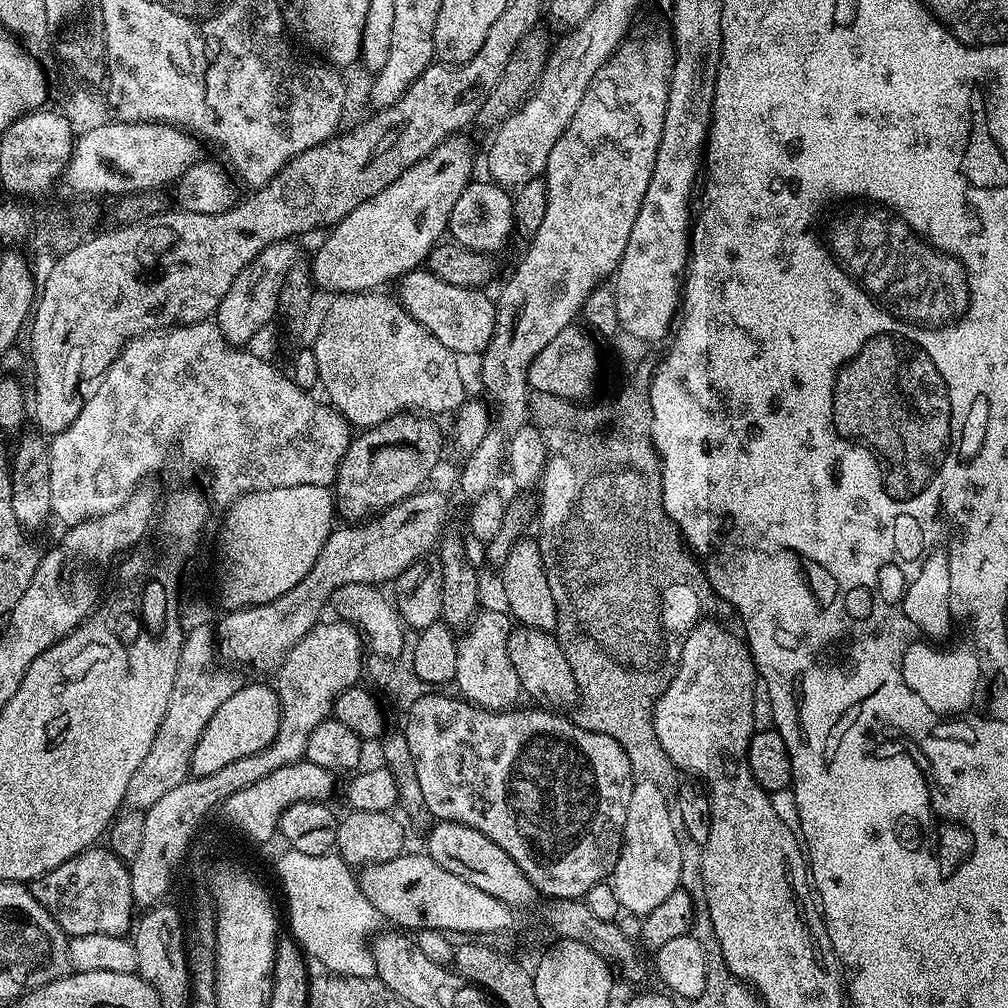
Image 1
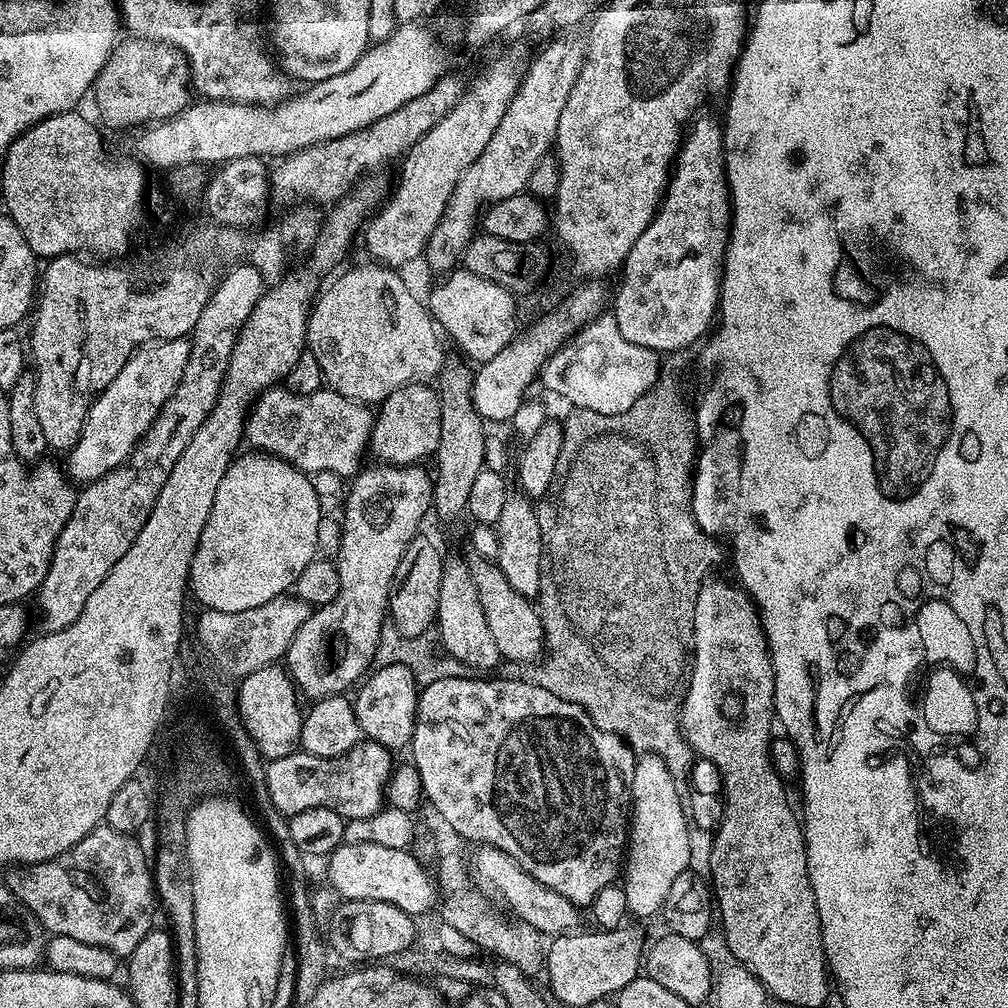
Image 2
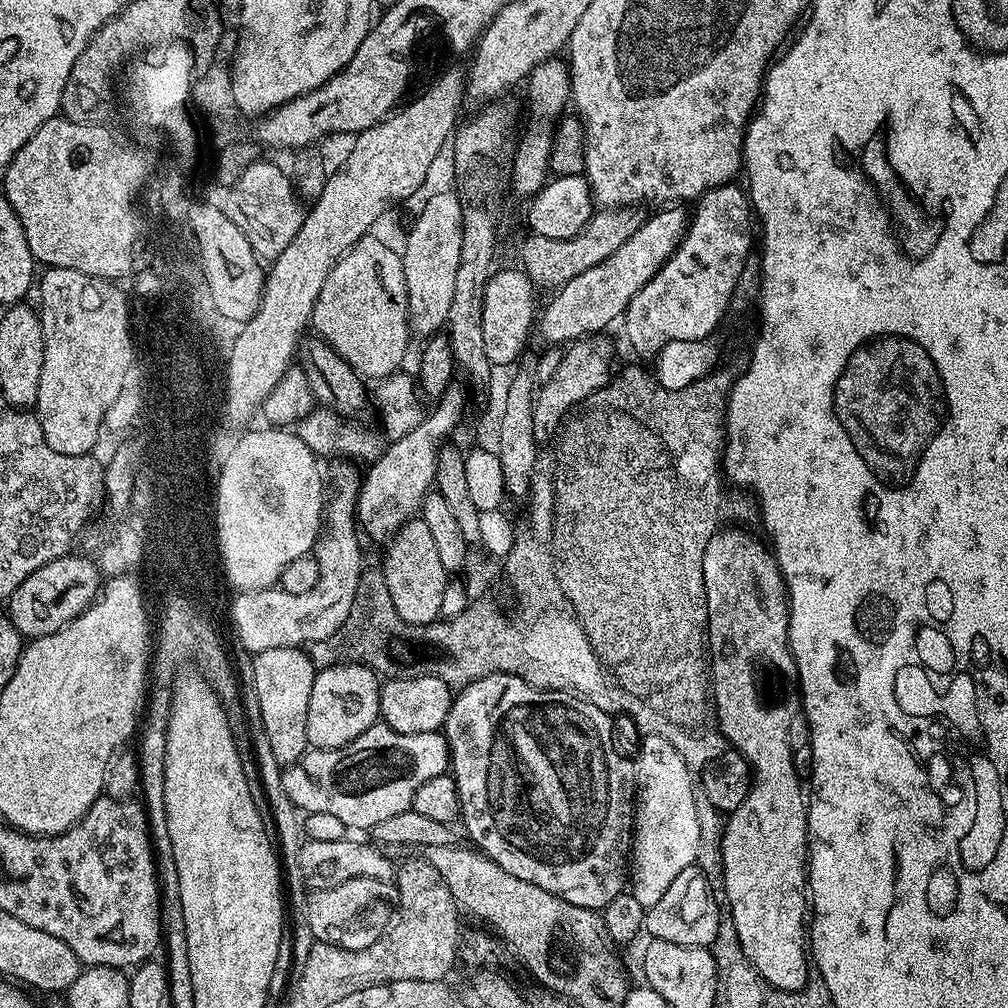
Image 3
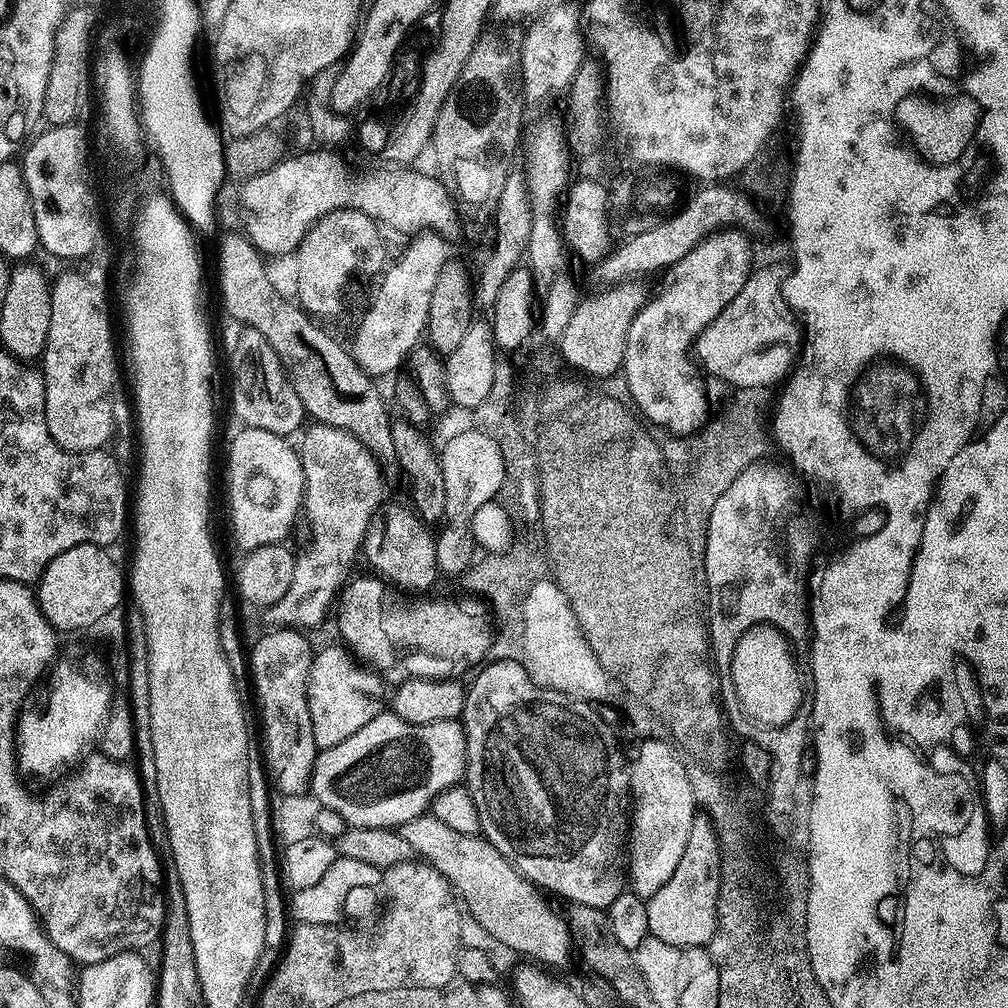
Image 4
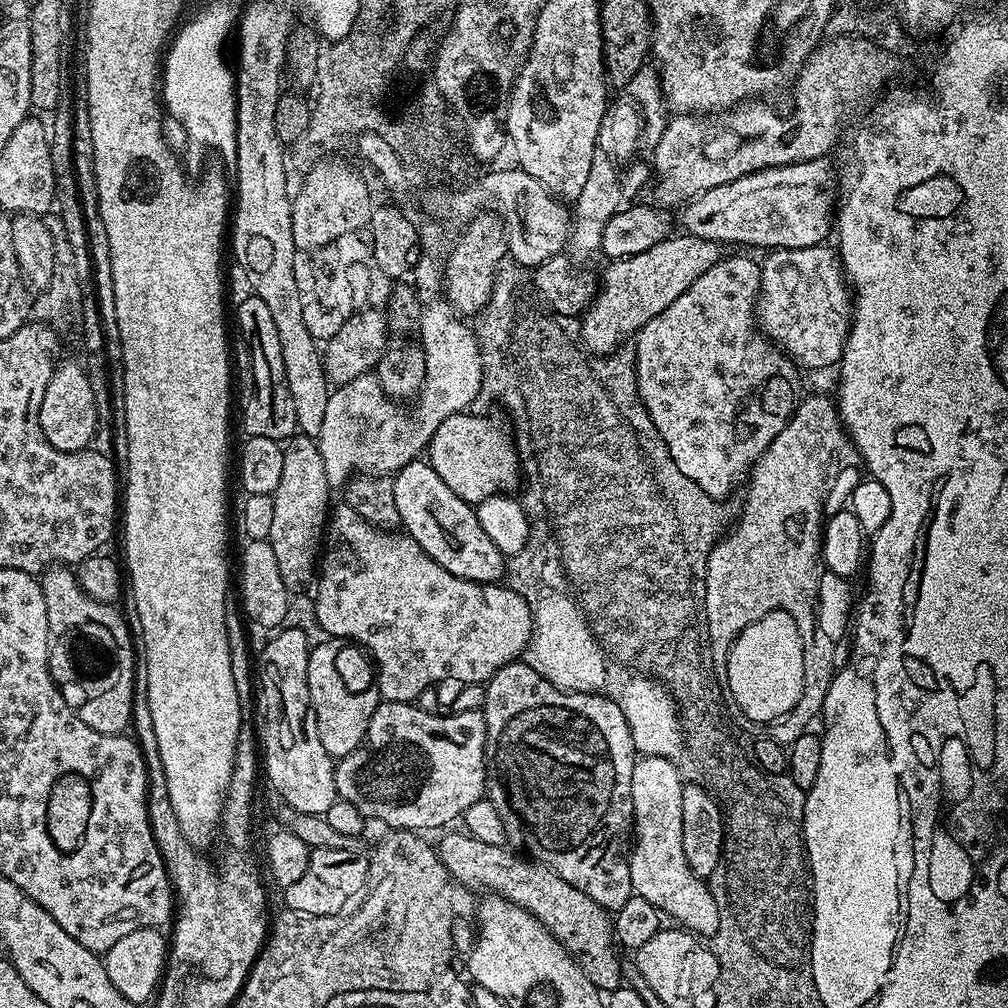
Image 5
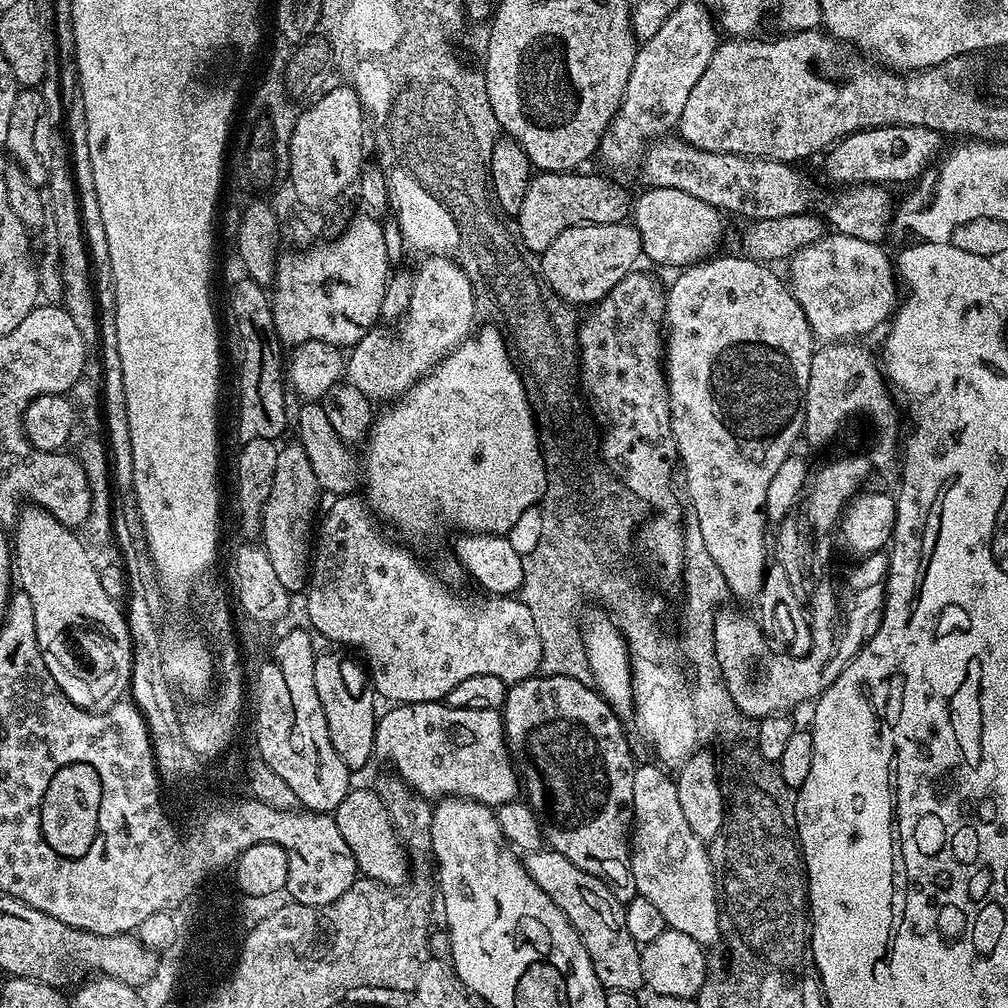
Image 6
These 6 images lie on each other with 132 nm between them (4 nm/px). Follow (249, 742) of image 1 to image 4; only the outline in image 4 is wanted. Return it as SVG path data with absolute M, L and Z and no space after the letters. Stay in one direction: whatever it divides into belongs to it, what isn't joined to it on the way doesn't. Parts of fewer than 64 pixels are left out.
M287 626L271 630L273 632L265 631L252 644L252 680L256 683L256 696L264 707L264 760L277 793L304 794L312 783L312 767L318 751L308 705L308 675L313 653L303 631Z

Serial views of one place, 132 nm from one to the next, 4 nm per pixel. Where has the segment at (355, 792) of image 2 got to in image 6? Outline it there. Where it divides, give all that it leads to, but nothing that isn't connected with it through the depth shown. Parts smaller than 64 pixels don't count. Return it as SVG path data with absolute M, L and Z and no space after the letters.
M444 702L389 708L374 724L374 756L393 764L395 775L418 795L476 800L493 810L521 795L522 781L504 739L500 712L450 708Z

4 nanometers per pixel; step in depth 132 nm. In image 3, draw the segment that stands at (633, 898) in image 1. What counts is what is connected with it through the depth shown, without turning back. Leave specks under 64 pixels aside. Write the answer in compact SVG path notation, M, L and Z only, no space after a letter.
M645 735L644 745L640 753L634 756L636 766L637 793L634 797L634 831L632 833L632 847L630 849L630 891L638 902L647 910L666 894L670 882L682 874L682 870L693 867L697 863L696 855L700 852L700 812L696 809L698 792L694 787L694 780L690 777L690 769L686 762L682 762L682 754L666 742L661 736Z

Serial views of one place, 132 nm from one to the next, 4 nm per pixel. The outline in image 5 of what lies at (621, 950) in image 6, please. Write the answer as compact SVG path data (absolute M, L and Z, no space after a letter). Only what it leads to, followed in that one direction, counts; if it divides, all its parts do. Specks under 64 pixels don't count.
M460 830L447 832L443 833L445 836L438 843L438 851L440 861L457 885L485 888L485 893L499 894L534 914L534 918L538 918L542 926L550 930L552 937L575 958L586 978L590 978L590 982L594 982L601 993L607 994L621 987L622 963L616 957L618 945L614 935L614 920L608 909L598 906L594 898L570 886L566 878L544 864L538 864L523 855L520 857L512 852L504 852L501 846L490 846L486 842L473 840Z

